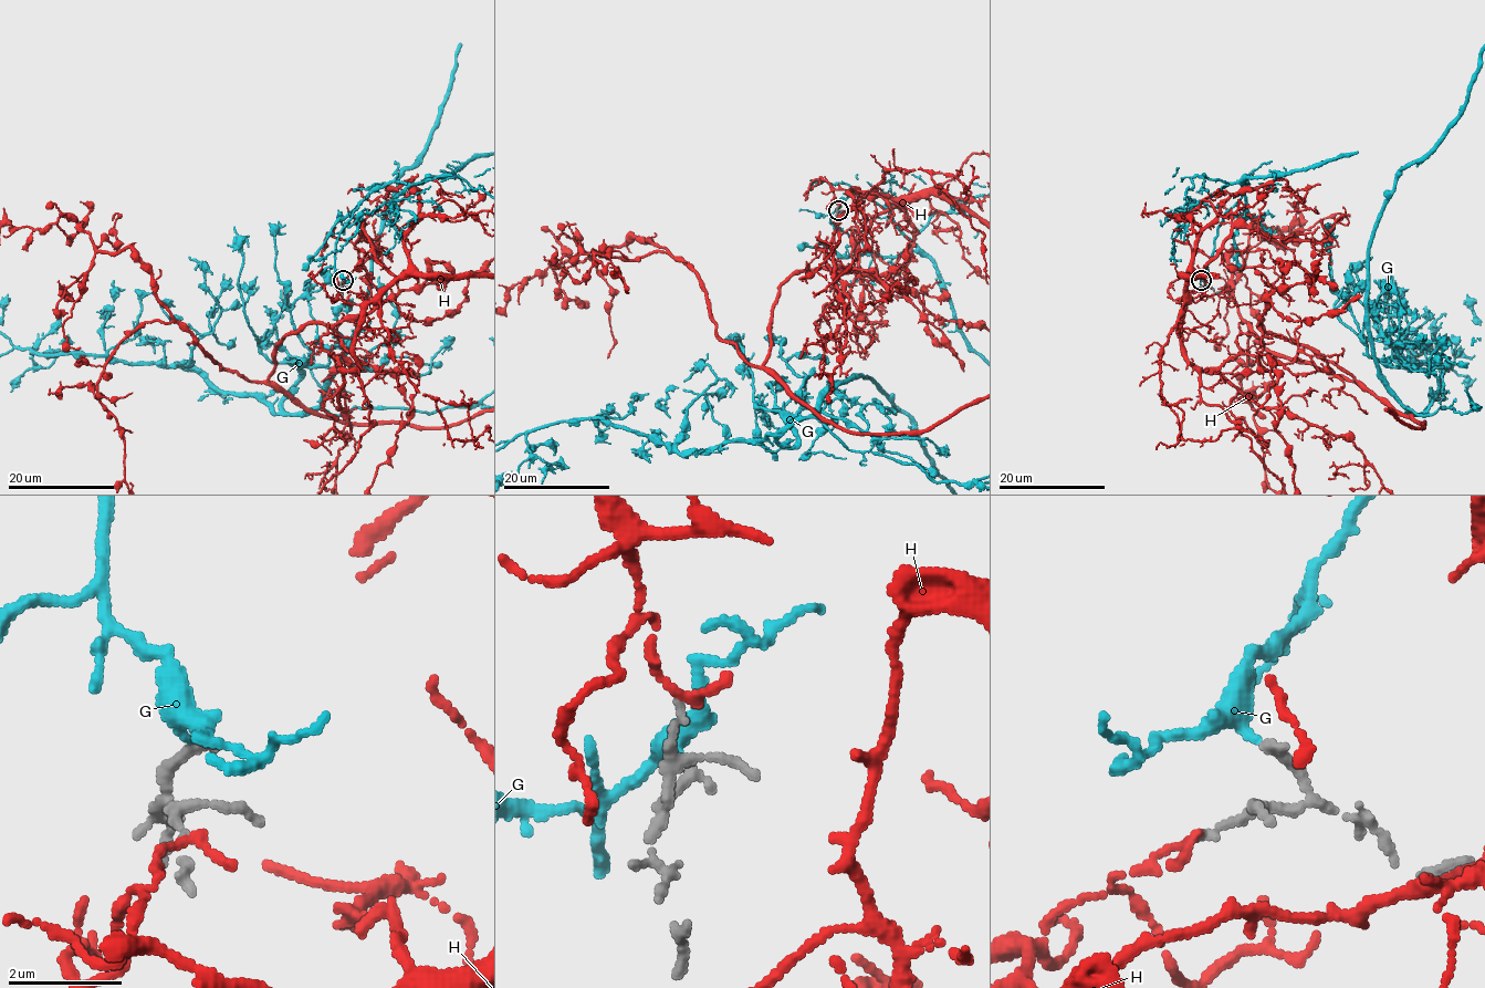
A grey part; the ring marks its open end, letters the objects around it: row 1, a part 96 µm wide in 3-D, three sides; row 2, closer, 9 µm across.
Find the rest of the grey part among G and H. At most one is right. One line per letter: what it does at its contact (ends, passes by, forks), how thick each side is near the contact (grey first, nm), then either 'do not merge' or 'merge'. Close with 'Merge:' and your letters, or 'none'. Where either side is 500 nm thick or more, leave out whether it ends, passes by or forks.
G: it passes by; calibres 220 and 280 nm; merge
H: it ends; calibres 120 and 180 nm; do not merge
Merge: G

